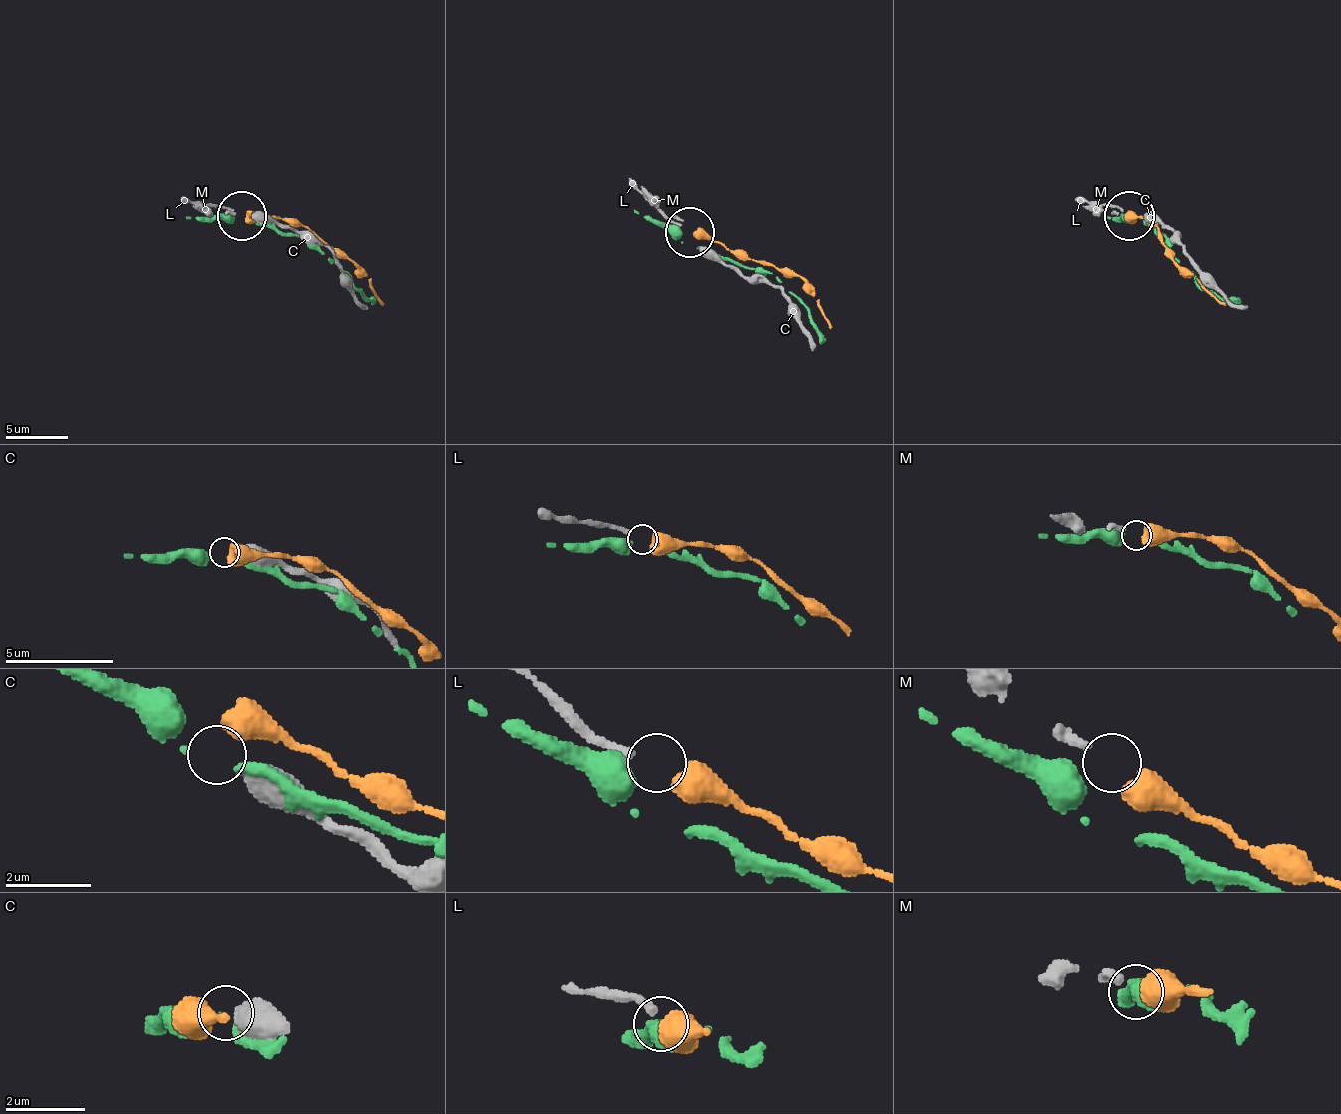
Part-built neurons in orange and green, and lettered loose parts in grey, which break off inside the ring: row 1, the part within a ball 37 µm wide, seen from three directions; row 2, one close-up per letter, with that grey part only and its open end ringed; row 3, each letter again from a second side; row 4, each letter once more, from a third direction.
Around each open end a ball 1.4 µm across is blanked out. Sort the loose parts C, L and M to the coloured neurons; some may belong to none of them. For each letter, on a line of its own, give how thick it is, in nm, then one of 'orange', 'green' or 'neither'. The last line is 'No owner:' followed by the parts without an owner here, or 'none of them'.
C: calibre 600 nm; neither
L: calibre 190 nm; orange
M: calibre 240 nm; neither
No owner: C, M

